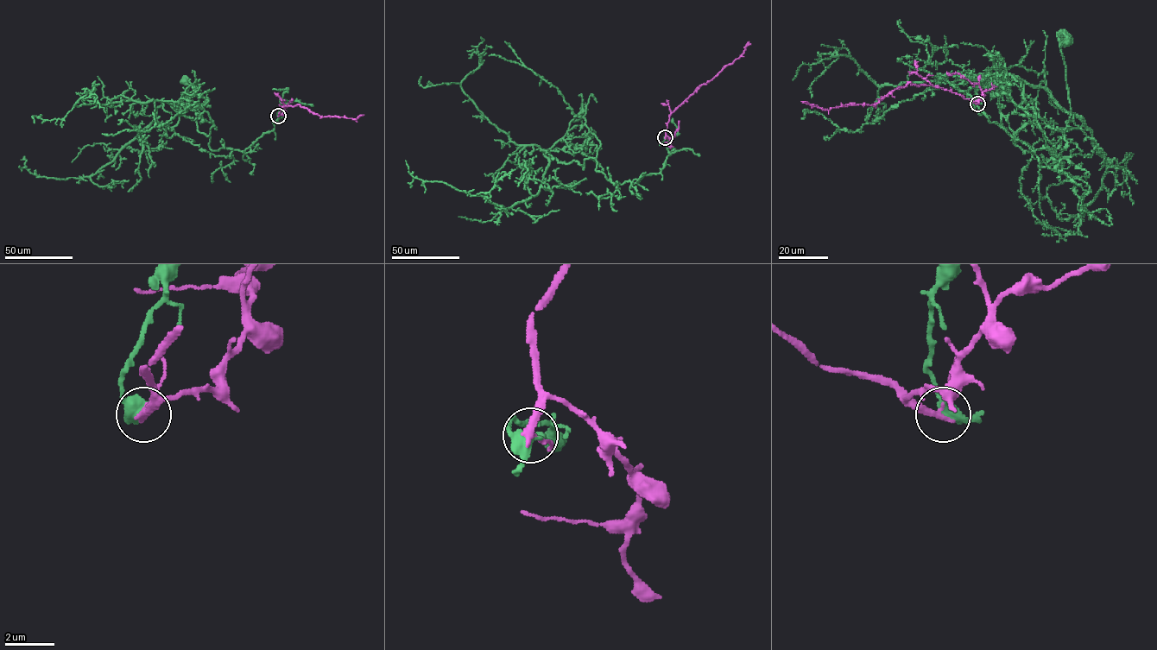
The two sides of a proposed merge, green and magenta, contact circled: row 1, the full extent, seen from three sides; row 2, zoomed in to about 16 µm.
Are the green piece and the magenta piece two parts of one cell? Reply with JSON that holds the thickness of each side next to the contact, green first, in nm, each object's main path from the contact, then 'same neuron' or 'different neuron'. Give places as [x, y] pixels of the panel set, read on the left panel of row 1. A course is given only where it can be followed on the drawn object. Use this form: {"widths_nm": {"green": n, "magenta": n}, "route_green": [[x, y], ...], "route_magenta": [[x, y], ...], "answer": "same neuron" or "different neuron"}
{"widths_nm": {"green": 460, "magenta": 240}, "route_green": [[278, 116], [280, 99], [274, 128], [243, 152], [211, 150], [168, 103], [154, 120], [177, 123], [186, 79]], "route_magenta": [[278, 116], [285, 106], [299, 104], [320, 116], [356, 119], [364, 115]], "answer": "different neuron"}

